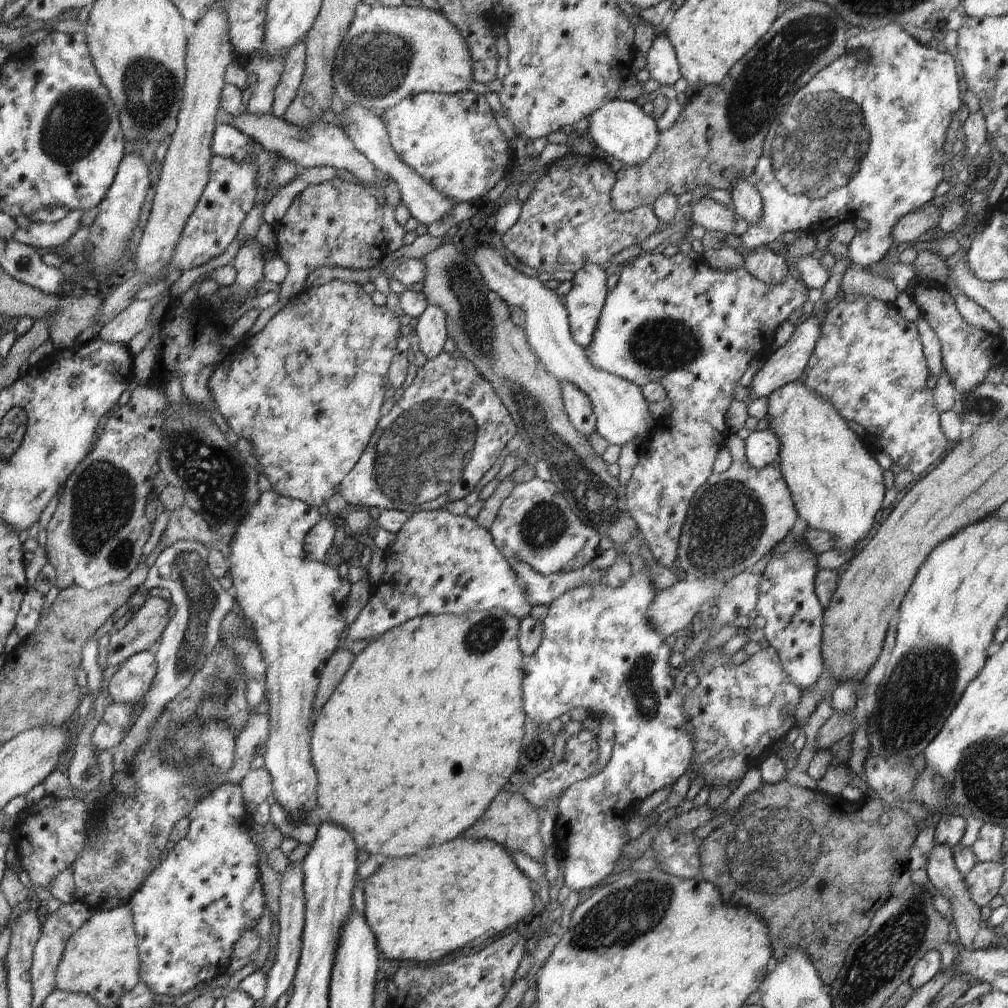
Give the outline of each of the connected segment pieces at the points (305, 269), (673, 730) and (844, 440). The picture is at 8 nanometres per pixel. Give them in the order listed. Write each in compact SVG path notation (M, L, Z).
M334 178L309 185L296 196L284 217L272 224L278 244L273 251L288 265L288 274L281 284L279 299L270 308L261 310L249 335L256 335L284 308L292 295L307 286L310 273L317 268L342 267L354 270L374 268L390 252L382 235L382 205L359 183Z
M647 567L642 569L641 573L637 576L633 576L630 580L621 587L612 588L602 583L596 585L584 585L564 594L561 594L550 606L546 618L543 620L543 637L538 647L538 650L531 656L527 657L523 668L522 690L523 690L523 711L528 718L532 719L535 723L546 723L550 726L558 725L558 717L561 714L569 714L573 708L582 706L587 710L587 714L594 714L595 717L602 720L608 715L615 728L615 743L613 746L611 759L605 766L604 770L598 774L587 778L583 781L575 782L567 788L565 793L559 798L559 804L557 807L557 817L555 825L553 827L553 836L555 838L558 860L564 864L564 885L568 886L570 890L580 892L580 890L586 890L586 888L594 888L600 885L600 882L604 880L613 870L617 867L617 860L624 848L625 844L628 844L629 836L626 826L632 815L634 815L633 808L638 806L640 802L646 800L648 796L654 794L656 791L665 789L668 786L675 784L676 780L686 773L689 764L691 763L691 756L693 752L693 742L690 733L687 731L688 717L683 713L683 700L684 697L677 694L674 690L674 675L675 671L672 670L669 661L672 652L665 642L665 638L658 634L654 630L654 627L649 623L646 618L645 612L648 610L648 605L654 601L656 589L650 582L647 576Z
M799 380L777 388L772 392L772 394L770 394L770 396L767 396L767 401L768 406L766 419L769 422L767 428L772 431L779 440L780 450L778 459L780 470L784 477L784 482L786 482L789 491L791 492L797 513L800 518L806 520L808 528L828 531L834 537L836 549L854 550L856 544L868 536L868 532L870 532L870 529L873 527L873 518L876 516L876 512L881 509L882 499L884 498L884 494L886 494L886 489L884 488L884 476L882 475L884 474L884 467L880 465L878 459L871 455L866 447L862 445L862 442L858 439L856 433L850 429L849 423L840 416L840 413L827 400L824 400L824 397L816 394L811 388L808 388Z

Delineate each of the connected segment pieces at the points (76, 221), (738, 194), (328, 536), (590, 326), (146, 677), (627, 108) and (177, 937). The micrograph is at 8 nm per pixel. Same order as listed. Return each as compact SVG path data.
M83 210L70 211L61 221L55 223L34 223L28 228L19 228L10 241L37 248L59 248L82 228Z
M736 179L731 188L735 212L750 225L760 220L762 199L750 179Z
M324 517L318 521L305 536L304 552L314 562L324 562L332 549L332 540L338 521L332 517Z
M586 263L570 281L570 289L564 293L563 303L569 318L570 332L580 346L588 346L599 324L608 294L608 276L603 267Z
M149 651L139 652L125 660L106 684L113 702L138 704L151 687L156 671L155 656Z
M612 99L597 108L591 115L587 116L588 128L592 140L611 154L616 160L625 166L632 166L644 162L653 155L658 144L659 131L654 118L638 106L634 101L624 99Z
M226 783L214 789L205 799L198 802L194 810L187 816L190 819L188 834L179 840L173 850L168 853L166 860L161 860L157 867L148 875L148 878L140 885L140 888L132 895L130 902L127 904L132 911L135 933L137 936L137 949L139 950L140 982L147 984L148 988L159 998L165 1001L172 1000L176 996L181 996L188 990L210 980L218 977L224 973L230 965L233 946L238 942L246 930L257 927L257 923L264 912L265 894L263 891L263 882L261 881L261 874L259 871L259 851L260 849L252 842L250 837L250 830L256 823L253 820L253 815L246 810L243 792L239 785Z

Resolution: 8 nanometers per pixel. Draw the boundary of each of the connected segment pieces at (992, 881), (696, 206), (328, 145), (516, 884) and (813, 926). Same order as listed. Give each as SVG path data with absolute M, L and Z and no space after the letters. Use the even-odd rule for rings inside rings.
M1002 861L977 862L964 875L970 898L980 907L988 906L992 898L999 893L1003 883L1005 868Z
M705 196L691 205L689 218L693 224L702 226L706 231L723 232L731 236L735 225L734 215L734 211Z
M219 110L216 116L216 124L224 123L240 130L246 136L259 142L265 149L292 160L298 166L314 168L315 166L332 166L336 170L347 170L351 172L364 184L370 186L379 182L386 187L388 179L378 176L375 166L354 146L350 137L339 124L332 125L318 121L307 127L297 127L287 123L283 118L269 115L256 116L247 110L239 115L231 115L229 112Z
M500 790L484 814L464 830L462 838L454 838L442 846L420 850L410 858L390 858L372 876L362 880L365 896L363 915L372 929L382 957L400 964L418 964L436 962L456 950L478 946L482 948L490 942L490 938L534 911L535 886L542 887L541 902L548 904L550 885L546 878L534 884L516 867L511 856L513 852L524 852L538 862L544 860L544 843L539 832L542 815L522 793Z
M785 780L775 785L762 783L761 786L754 792L748 793L737 809L729 810L715 817L718 828L703 839L698 847L701 878L713 883L722 896L728 900L728 904L742 904L742 906L748 906L754 913L760 912L757 915L769 928L769 939L774 951L774 956L772 955L774 960L784 960L784 957L788 956L788 951L792 948L799 949L808 957L818 976L822 979L822 972L830 974L830 972L840 970L840 966L844 964L844 954L850 948L852 940L856 940L858 936L862 936L870 928L870 920L891 896L888 886L892 877L898 872L909 870L909 854L914 841L917 839L916 829L918 823L903 808L886 808L883 799L876 800L875 803L867 801L858 810L846 812L846 810L841 809L842 799L839 795L829 795L822 790L818 791L792 785Z

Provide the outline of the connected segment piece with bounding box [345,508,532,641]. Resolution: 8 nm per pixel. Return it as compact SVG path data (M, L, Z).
M445 508L412 512L396 533L395 544L384 551L386 570L367 604L348 628L345 641L374 640L387 630L424 615L461 615L498 607L521 620L532 608L509 561L496 548L491 532L466 514L455 515Z

